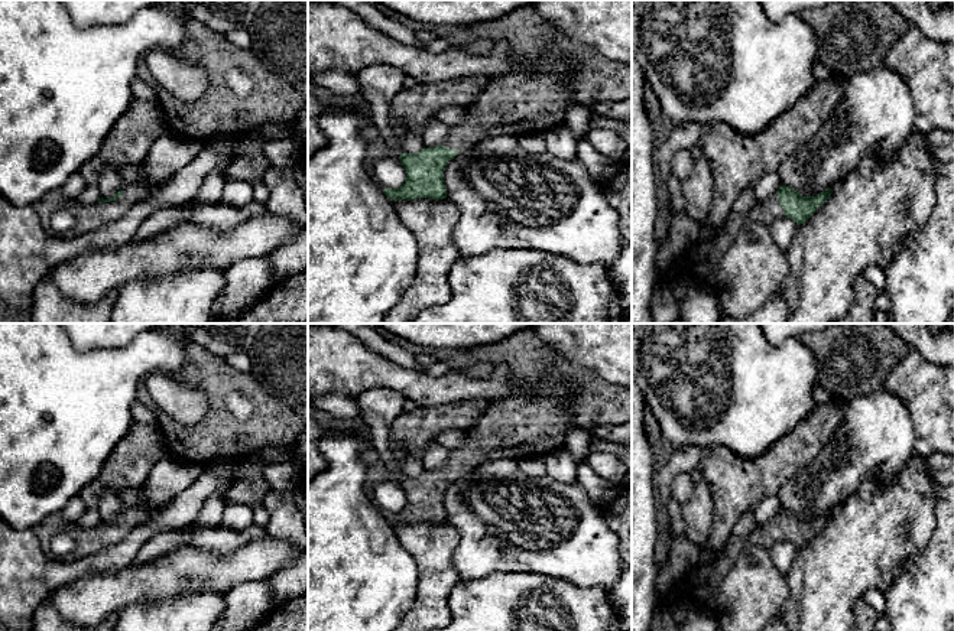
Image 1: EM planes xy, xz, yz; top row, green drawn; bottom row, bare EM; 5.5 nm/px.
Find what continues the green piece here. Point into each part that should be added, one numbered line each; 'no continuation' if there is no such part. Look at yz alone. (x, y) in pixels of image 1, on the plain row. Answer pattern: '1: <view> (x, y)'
1: yz (700, 586)

